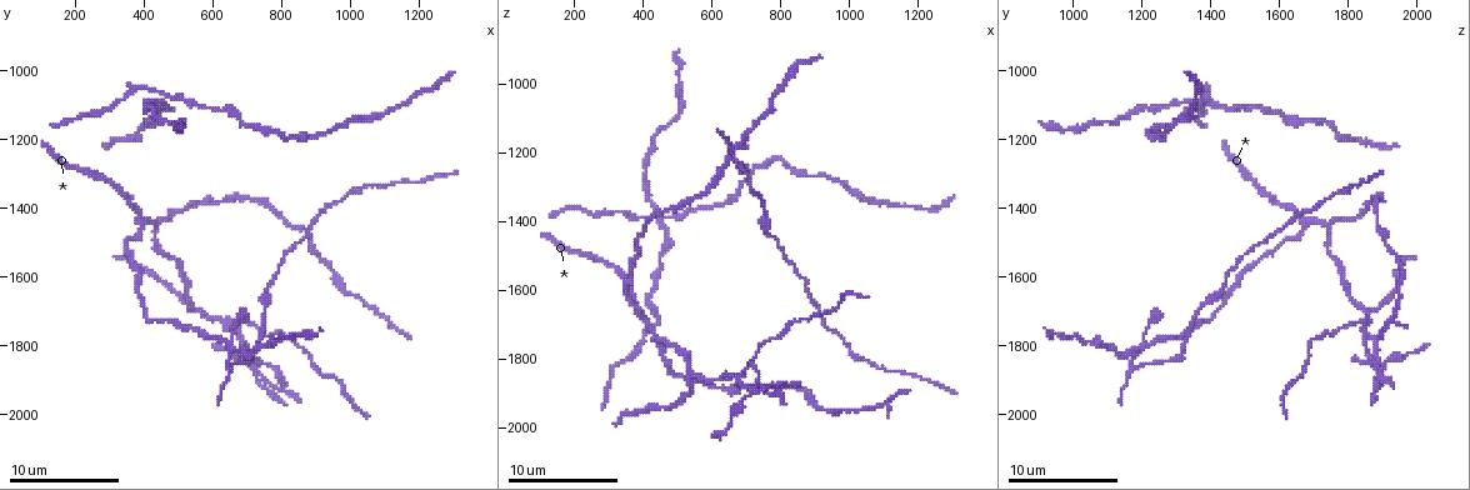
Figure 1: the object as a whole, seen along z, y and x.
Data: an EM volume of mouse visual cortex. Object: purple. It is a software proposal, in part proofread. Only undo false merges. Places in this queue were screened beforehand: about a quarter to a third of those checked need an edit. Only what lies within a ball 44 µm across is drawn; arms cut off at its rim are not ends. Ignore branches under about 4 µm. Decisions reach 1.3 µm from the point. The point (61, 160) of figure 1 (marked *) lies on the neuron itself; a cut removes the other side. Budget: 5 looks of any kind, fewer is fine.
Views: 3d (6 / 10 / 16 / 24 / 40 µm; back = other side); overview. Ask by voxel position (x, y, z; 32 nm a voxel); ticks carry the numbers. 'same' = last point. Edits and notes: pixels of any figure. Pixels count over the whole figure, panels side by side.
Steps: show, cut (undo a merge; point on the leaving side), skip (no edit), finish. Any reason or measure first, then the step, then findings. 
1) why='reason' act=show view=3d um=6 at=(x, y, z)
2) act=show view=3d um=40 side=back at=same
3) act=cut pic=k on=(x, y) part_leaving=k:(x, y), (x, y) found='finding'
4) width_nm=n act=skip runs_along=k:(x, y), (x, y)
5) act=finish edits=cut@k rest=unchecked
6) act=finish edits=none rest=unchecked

why='three arms meet' act=show view=3d um=6 at=(440, 1450, 1750)

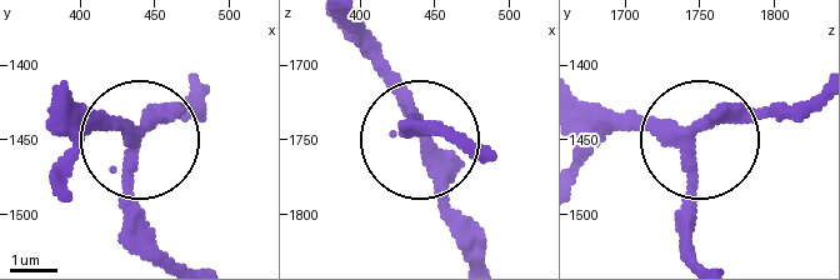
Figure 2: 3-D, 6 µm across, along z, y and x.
act=show view=3d um=6 side=back at=(438, 1452, 1746)

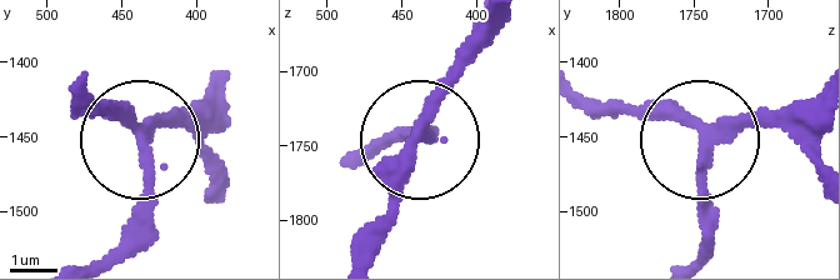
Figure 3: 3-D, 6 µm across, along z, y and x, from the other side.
side_arm_um=34 arms=3 act=skip found='continuous, no second neuron'

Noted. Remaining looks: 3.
why='arms part here' act=show view=3d um=10 at=(540, 1700, 1850)

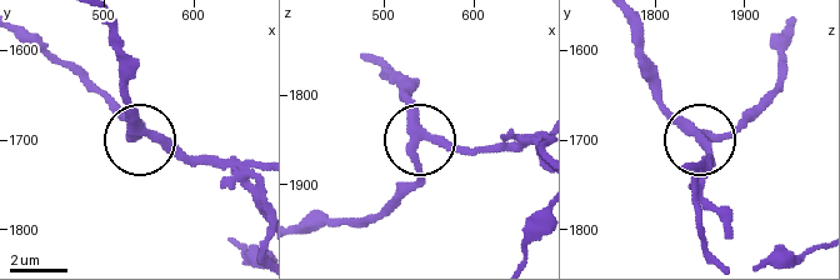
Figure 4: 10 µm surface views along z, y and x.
side_arm_um=11 arms=3 act=skip found='one neuron here'

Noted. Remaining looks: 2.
why='arms part here' act=show view=3d um=10 at=(680, 1740, 1840)

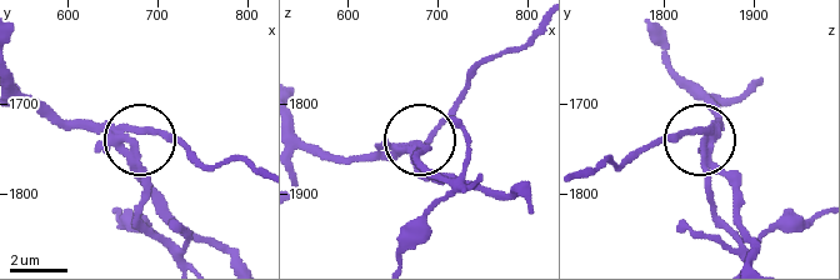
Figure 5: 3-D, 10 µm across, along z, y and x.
act=cut pic=5 on=(433, 149) part_leaving=5:(413, 143), (420, 143), (446, 194), (400, 258) found='a second neuron is stuck on'

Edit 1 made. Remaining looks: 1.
act=finish edits=cut@5 rest=unchecked

